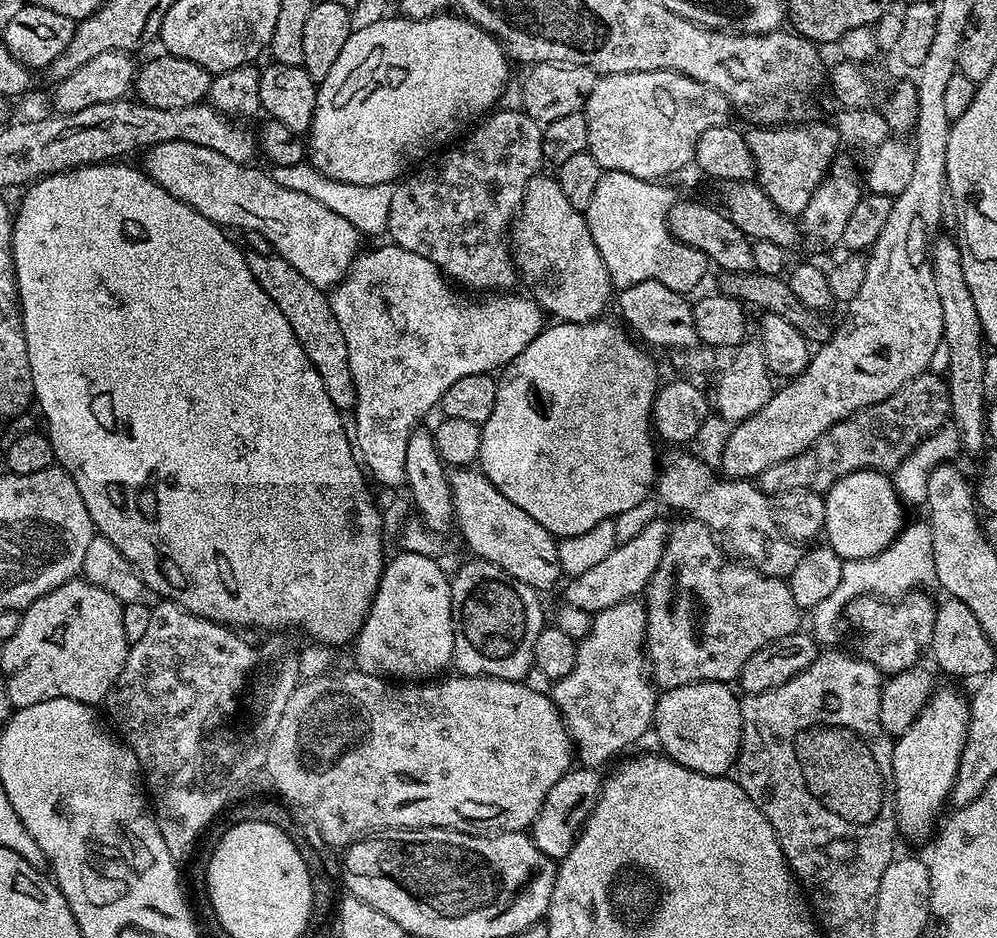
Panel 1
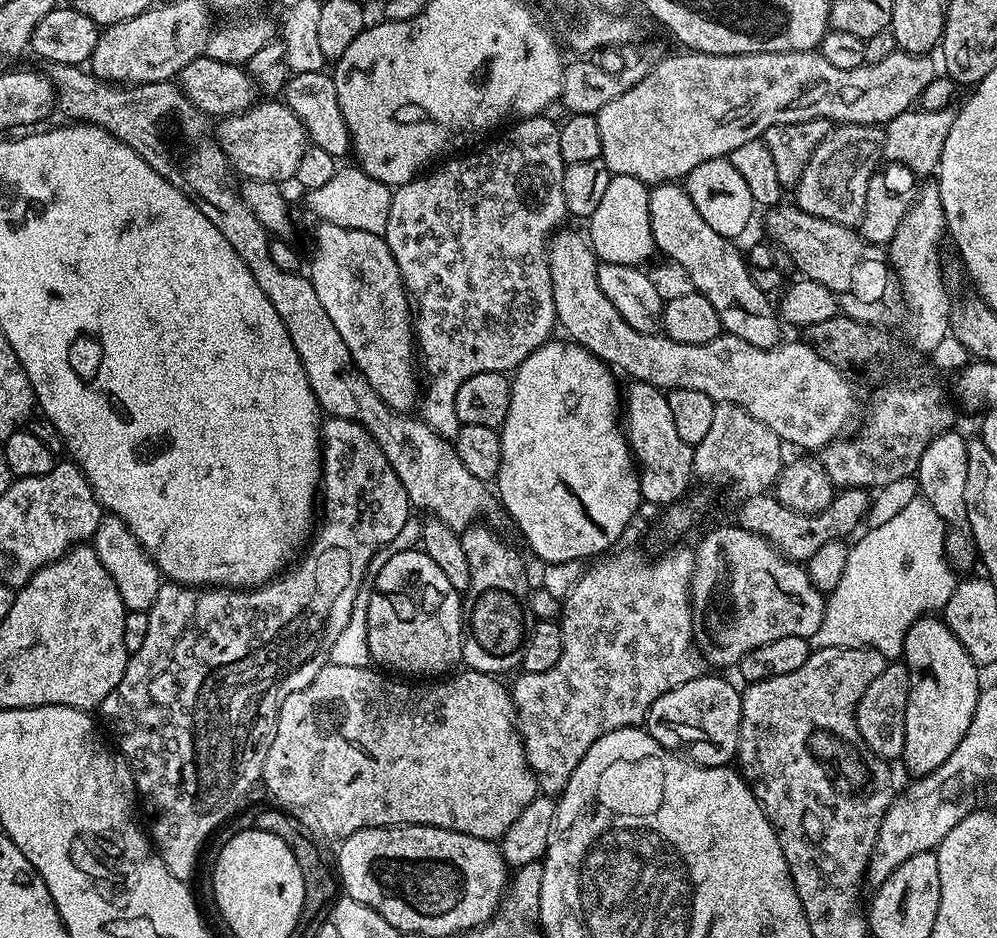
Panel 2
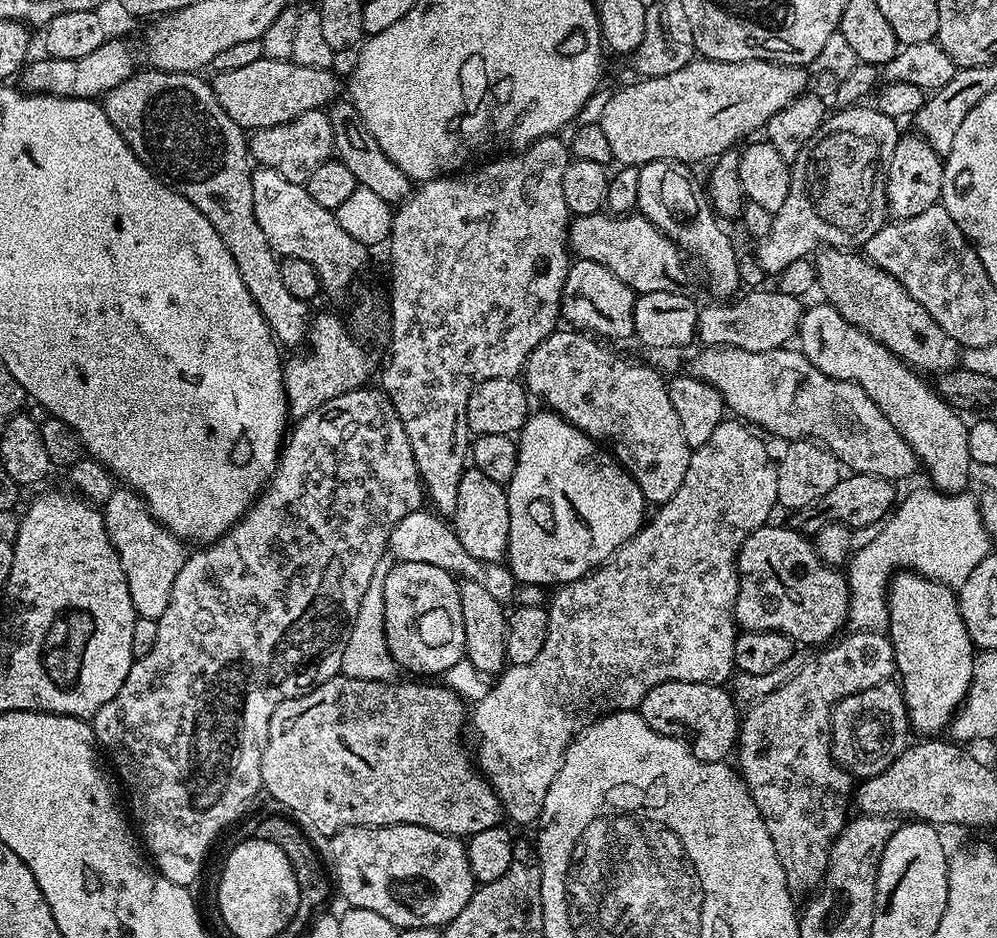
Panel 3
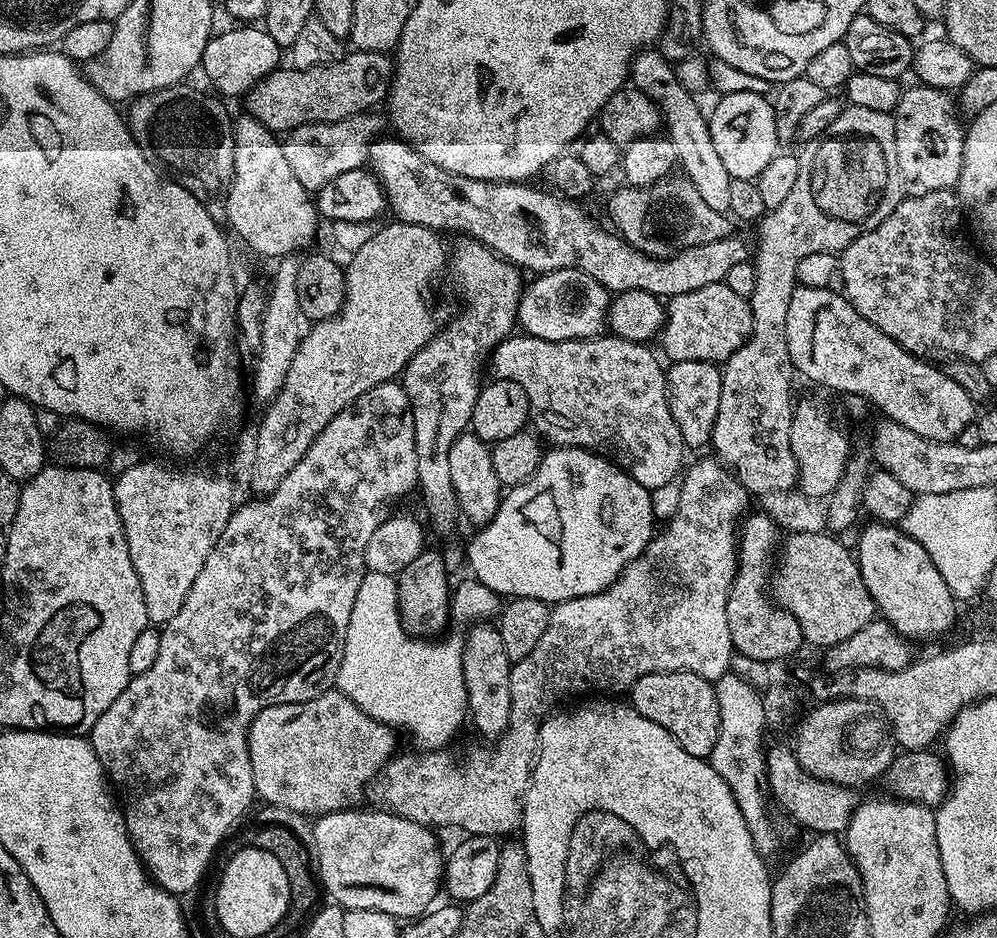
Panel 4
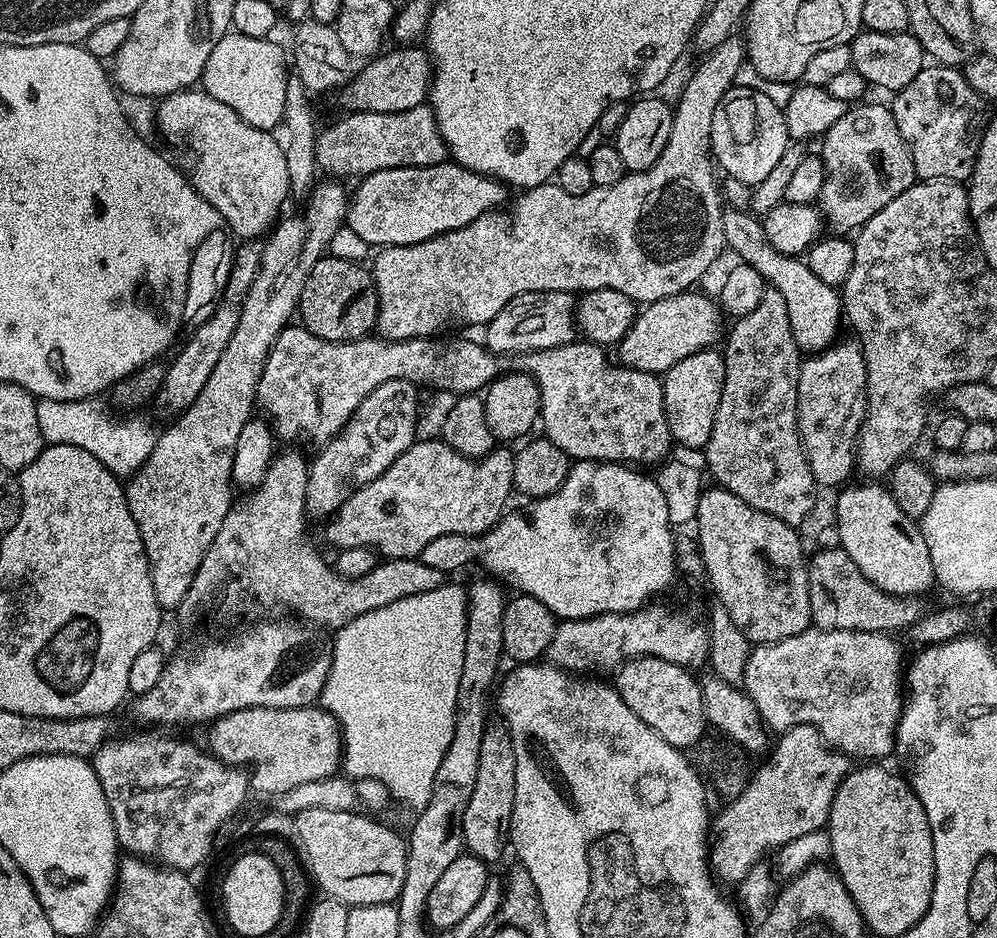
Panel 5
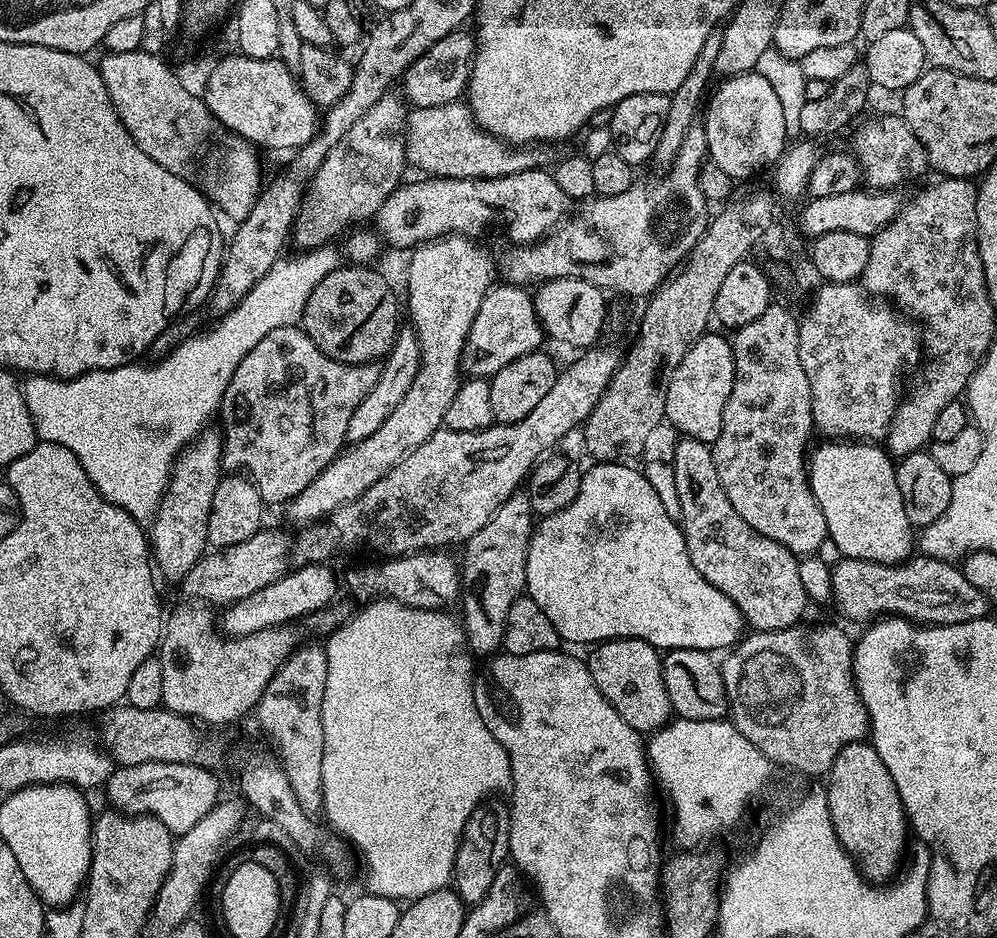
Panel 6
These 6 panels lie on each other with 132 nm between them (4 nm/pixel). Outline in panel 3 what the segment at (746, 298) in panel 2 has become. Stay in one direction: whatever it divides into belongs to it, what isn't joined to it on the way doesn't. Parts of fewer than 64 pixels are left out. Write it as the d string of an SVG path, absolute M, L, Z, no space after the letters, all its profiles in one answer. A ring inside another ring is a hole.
M659 160L639 165L638 192L635 207L652 225L670 237L681 252L704 267L708 288L716 298L732 298L741 291L738 262L740 256L730 237L719 224L705 185L681 160Z

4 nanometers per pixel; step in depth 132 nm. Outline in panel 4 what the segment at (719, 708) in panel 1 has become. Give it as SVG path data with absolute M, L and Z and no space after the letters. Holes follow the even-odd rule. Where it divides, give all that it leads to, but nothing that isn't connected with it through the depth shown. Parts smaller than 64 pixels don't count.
M655 672L634 682L630 689L630 703L642 718L658 722L662 730L669 732L686 754L708 758L719 737L719 706L713 685L713 681L698 674Z

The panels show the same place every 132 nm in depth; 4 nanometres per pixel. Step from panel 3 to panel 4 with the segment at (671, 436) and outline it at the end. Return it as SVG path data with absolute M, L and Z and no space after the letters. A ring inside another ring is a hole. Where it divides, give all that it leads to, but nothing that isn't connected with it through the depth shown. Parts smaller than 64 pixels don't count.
M513 334L492 351L491 375L497 380L518 382L518 386L526 390L526 398L530 402L531 427L545 441L552 440L548 442L556 446L587 448L589 452L595 452L617 464L643 488L657 490L681 475L685 467L686 449L682 433L678 431L678 422L674 422L674 414L670 414L665 365L660 365L655 354L648 348L651 347L647 343L630 342L611 334L593 336L591 340L562 342L550 342L546 338L534 338L527 334Z

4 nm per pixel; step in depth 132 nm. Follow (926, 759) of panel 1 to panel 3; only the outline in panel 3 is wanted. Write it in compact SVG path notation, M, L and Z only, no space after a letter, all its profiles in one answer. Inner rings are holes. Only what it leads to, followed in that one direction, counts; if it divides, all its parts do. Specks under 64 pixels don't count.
M917 572L897 573L889 585L886 635L896 655L911 731L921 732L924 738L943 733L964 703L972 681L974 645L962 622L957 593Z

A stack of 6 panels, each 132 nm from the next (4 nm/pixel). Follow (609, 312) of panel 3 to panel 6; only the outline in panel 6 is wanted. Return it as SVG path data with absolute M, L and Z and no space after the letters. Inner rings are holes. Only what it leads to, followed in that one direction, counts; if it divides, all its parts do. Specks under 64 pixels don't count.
M511 282L497 283L482 298L478 318L470 326L468 341L464 347L462 368L469 377L490 378L502 366L537 351L546 340L544 327L536 313L536 302L533 293L527 287L517 286Z

